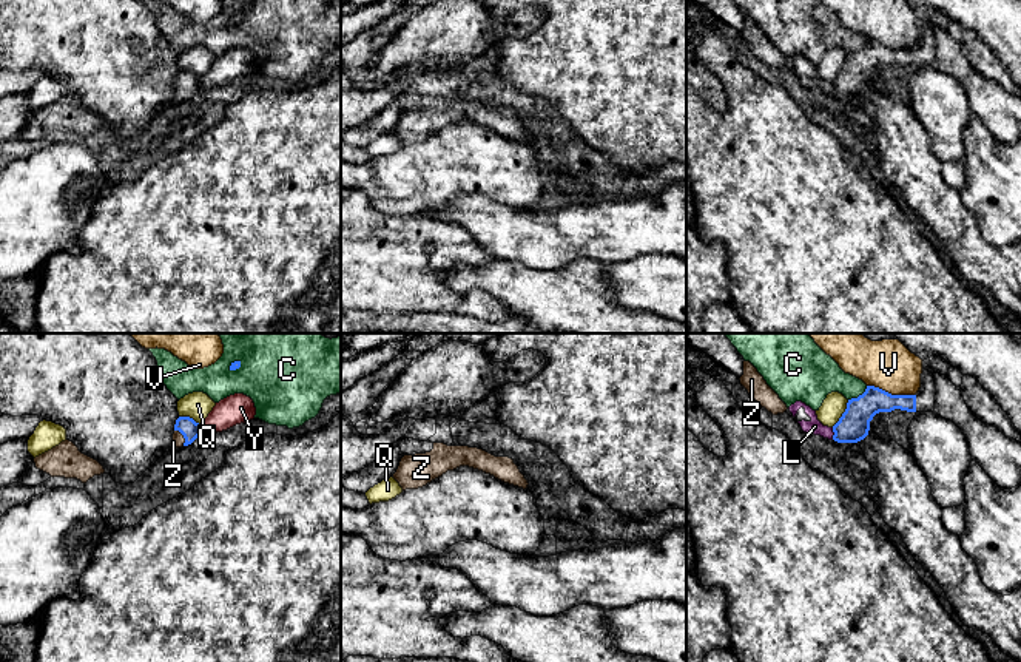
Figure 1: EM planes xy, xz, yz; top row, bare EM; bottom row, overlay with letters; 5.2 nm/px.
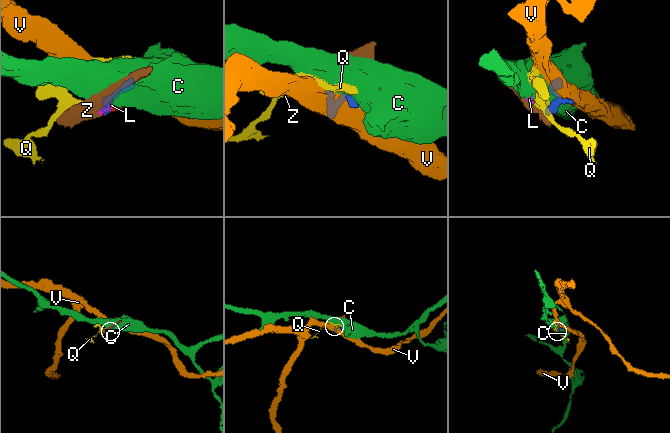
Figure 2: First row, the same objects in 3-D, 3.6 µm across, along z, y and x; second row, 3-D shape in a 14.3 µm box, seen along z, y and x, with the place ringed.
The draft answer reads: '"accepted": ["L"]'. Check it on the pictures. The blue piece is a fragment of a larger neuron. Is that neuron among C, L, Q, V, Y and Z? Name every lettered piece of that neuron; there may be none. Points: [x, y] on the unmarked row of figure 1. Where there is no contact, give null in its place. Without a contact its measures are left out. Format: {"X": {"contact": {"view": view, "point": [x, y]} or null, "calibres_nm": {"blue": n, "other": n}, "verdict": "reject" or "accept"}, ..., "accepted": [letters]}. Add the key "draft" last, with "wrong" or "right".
{"C": {"contact": {"view": "yz", "point": [859, 50]}, "calibres_nm": {"blue": 160, "other": 240}, "verdict": "reject"}, "L": {"contact": {"view": "yz", "point": [835, 88]}, "calibres_nm": {"blue": 160, "other": 80}, "verdict": "reject"}, "Q": {"contact": {"view": "yz", "point": [842, 68]}, "calibres_nm": {"blue": 160, "other": 120}, "verdict": "reject"}, "V": {"contact": {"view": "yz", "point": [890, 48]}, "calibres_nm": {"blue": 160, "other": 240}, "verdict": "reject"}, "Y": {"contact": {"view": "xy", "point": [201, 84]}, "calibres_nm": {"blue": 100, "other": 160}, "verdict": "reject"}, "Z": {"contact": {"view": "xy", "point": [184, 91]}, "calibres_nm": {"blue": 100, "other": 70}, "verdict": "accept"}, "accepted": ["Z"], "draft": "wrong"}

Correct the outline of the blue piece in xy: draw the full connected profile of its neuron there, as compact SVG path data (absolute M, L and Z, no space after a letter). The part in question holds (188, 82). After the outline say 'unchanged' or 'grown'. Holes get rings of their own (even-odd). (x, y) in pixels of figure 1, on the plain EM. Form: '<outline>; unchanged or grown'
M179 71L174 79L173 102L191 99L202 88L202 82L190 71Z; grown

